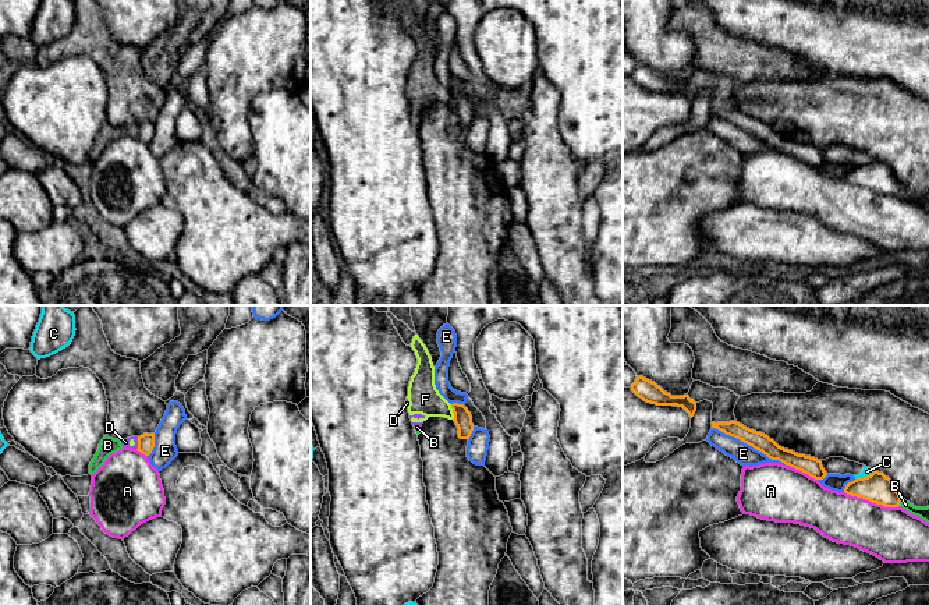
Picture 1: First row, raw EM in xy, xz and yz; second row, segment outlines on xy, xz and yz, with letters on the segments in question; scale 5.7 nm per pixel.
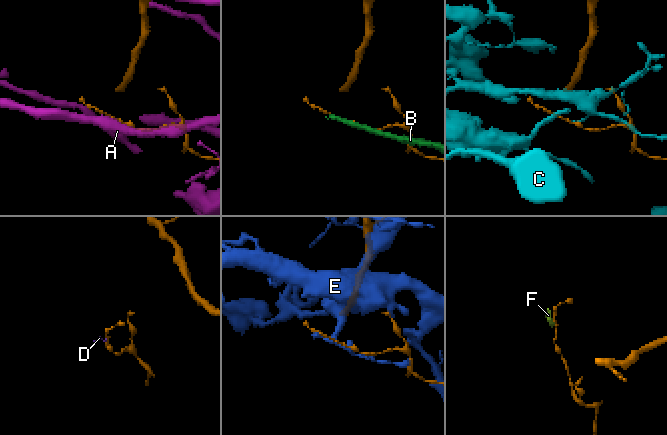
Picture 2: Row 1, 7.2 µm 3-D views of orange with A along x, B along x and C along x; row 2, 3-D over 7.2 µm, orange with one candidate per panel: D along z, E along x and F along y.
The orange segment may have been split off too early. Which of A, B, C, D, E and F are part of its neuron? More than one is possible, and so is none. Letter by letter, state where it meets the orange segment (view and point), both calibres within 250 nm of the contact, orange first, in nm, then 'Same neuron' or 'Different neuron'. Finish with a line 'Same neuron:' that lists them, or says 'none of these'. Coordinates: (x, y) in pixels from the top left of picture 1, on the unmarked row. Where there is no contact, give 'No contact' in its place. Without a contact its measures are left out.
A: Touches orange at yz (872, 190). Thickness 170 nm (orange) against 320 nm. Different neuron
B: Touches orange at yz (900, 188). Thickness 170 nm (orange) against 60 nm. Different neuron
C: Touches orange at yz (864, 165). Thickness 170 nm (orange) against 50 nm. Different neuron
D: Touches orange at xy (138, 131). Thickness 100 nm (orange) against 50 nm. Different neuron
E: Touches orange at yz (751, 133). Thickness 100 nm (orange) against 120 nm. Different neuron
F: Touches orange at xz (453, 99). Thickness 110 nm (orange) against 180 nm. Different neuron
Same neuron: none of these

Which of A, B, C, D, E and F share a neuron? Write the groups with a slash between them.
A / B D F / C / E

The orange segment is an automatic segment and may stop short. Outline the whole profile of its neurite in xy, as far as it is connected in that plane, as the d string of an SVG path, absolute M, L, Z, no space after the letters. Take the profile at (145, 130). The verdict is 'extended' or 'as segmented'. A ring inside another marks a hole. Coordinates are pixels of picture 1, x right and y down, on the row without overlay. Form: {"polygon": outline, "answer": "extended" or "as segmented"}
{"polygon": "M143 121L138 124L138 139L149 144L155 135L155 121Z", "answer": "as segmented"}

